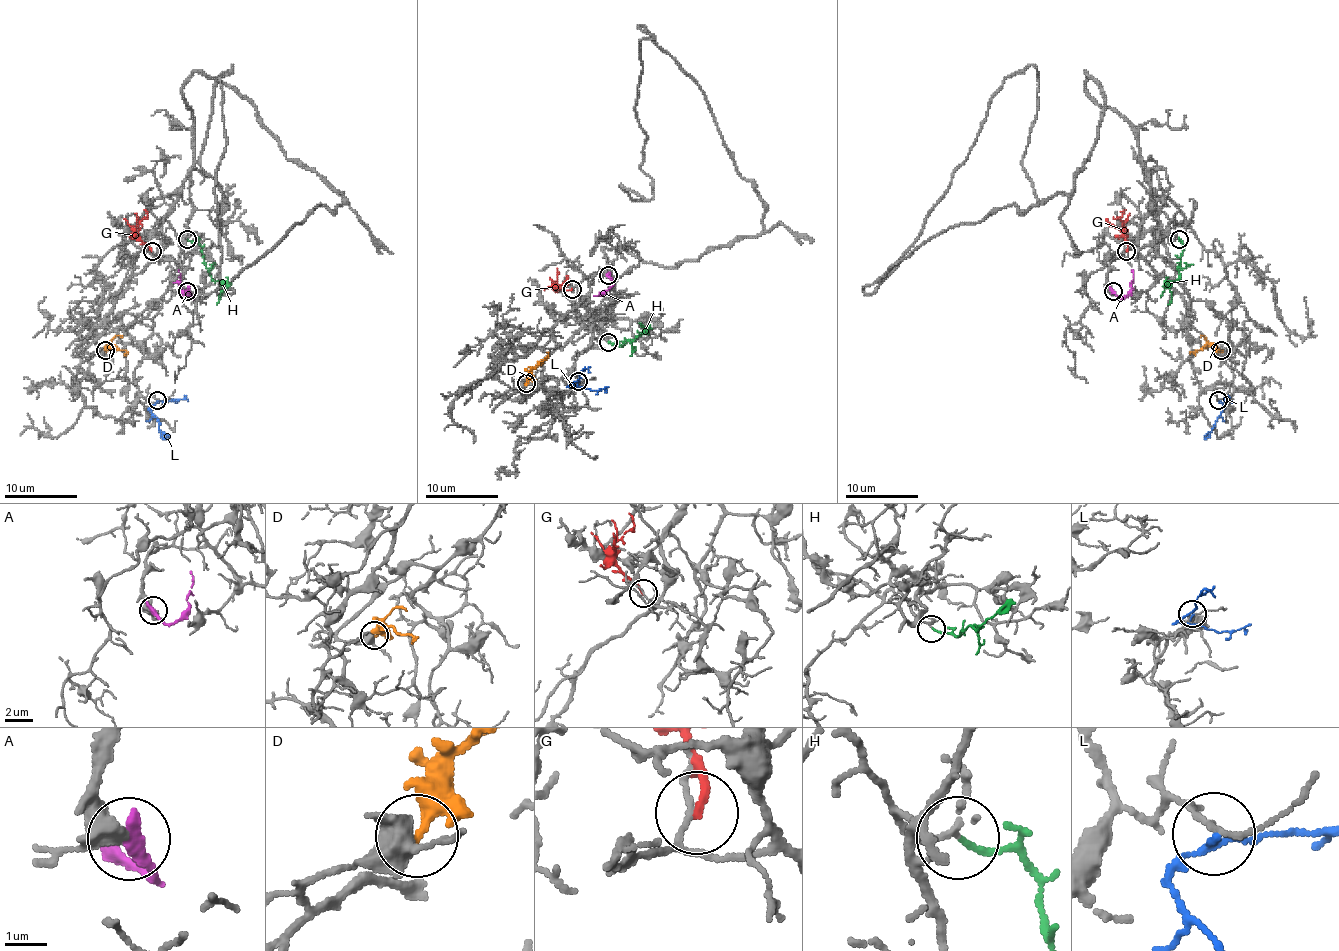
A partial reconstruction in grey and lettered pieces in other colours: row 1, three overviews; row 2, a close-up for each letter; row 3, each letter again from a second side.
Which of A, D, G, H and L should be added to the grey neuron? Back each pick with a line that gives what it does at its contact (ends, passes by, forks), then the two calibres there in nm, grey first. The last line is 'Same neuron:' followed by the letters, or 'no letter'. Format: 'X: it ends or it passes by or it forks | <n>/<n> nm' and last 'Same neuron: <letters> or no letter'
H: it ends | 110/140 nm
Same neuron: H

